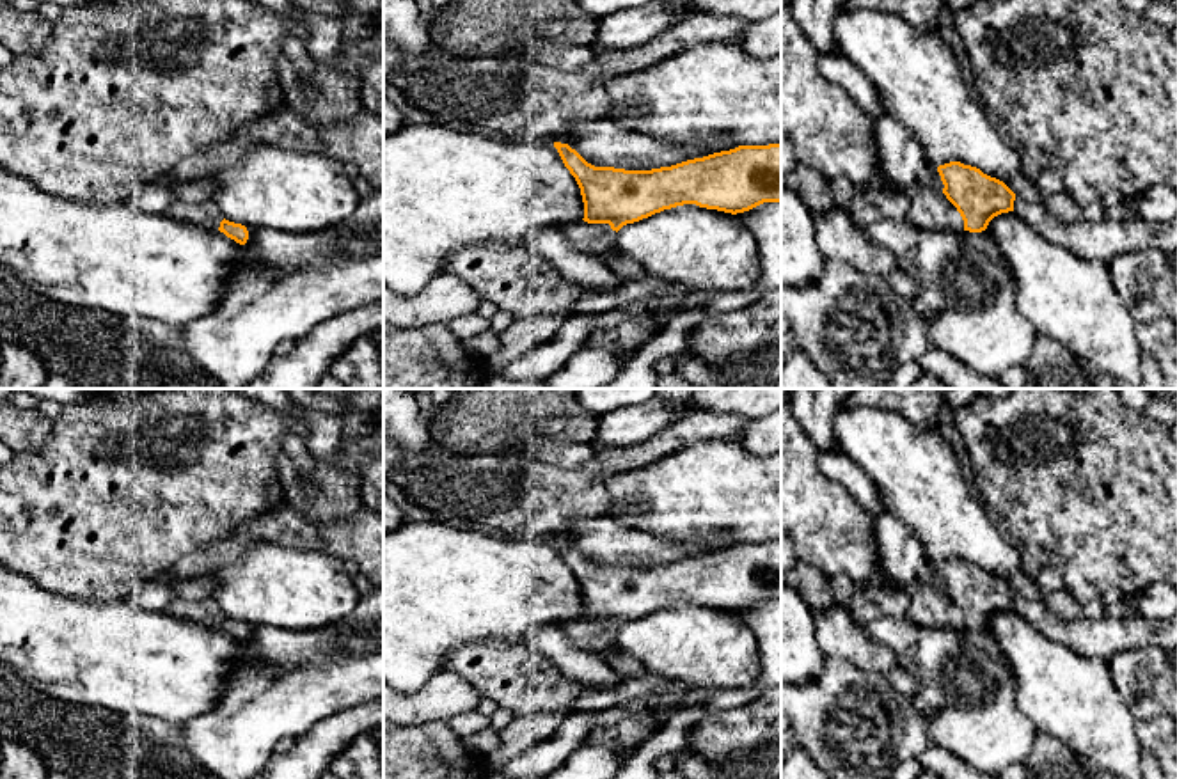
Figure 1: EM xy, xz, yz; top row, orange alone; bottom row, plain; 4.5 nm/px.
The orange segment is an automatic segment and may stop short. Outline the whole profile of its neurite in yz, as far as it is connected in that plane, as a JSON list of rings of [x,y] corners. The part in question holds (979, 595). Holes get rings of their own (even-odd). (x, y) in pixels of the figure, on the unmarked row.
[[[950,559],[937,564],[944,582],[943,591],[964,618],[964,628],[982,630],[989,619],[1014,609],[1049,641],[1060,642],[1085,658],[1110,660],[1117,653],[1141,646],[1159,646],[1177,651],[1177,614],[1172,619],[1147,619],[1138,610],[1127,610],[1118,619],[1063,621],[1042,600],[1017,594],[1003,578],[980,566]]]

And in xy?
[[[178,594],[169,603],[167,612],[185,621],[195,621],[209,628],[220,628],[240,642],[245,642],[249,637],[247,625],[225,618],[215,598],[190,600]]]

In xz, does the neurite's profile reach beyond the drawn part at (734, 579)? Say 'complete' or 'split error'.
split error

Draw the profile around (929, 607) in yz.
[[[918,580],[911,586],[905,618],[923,628],[964,628],[964,618],[946,593]]]

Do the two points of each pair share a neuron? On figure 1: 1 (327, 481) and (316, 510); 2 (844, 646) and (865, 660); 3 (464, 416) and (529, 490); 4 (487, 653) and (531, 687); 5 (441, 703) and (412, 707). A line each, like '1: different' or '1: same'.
1: same
2: same
3: different
4: same
5: same

